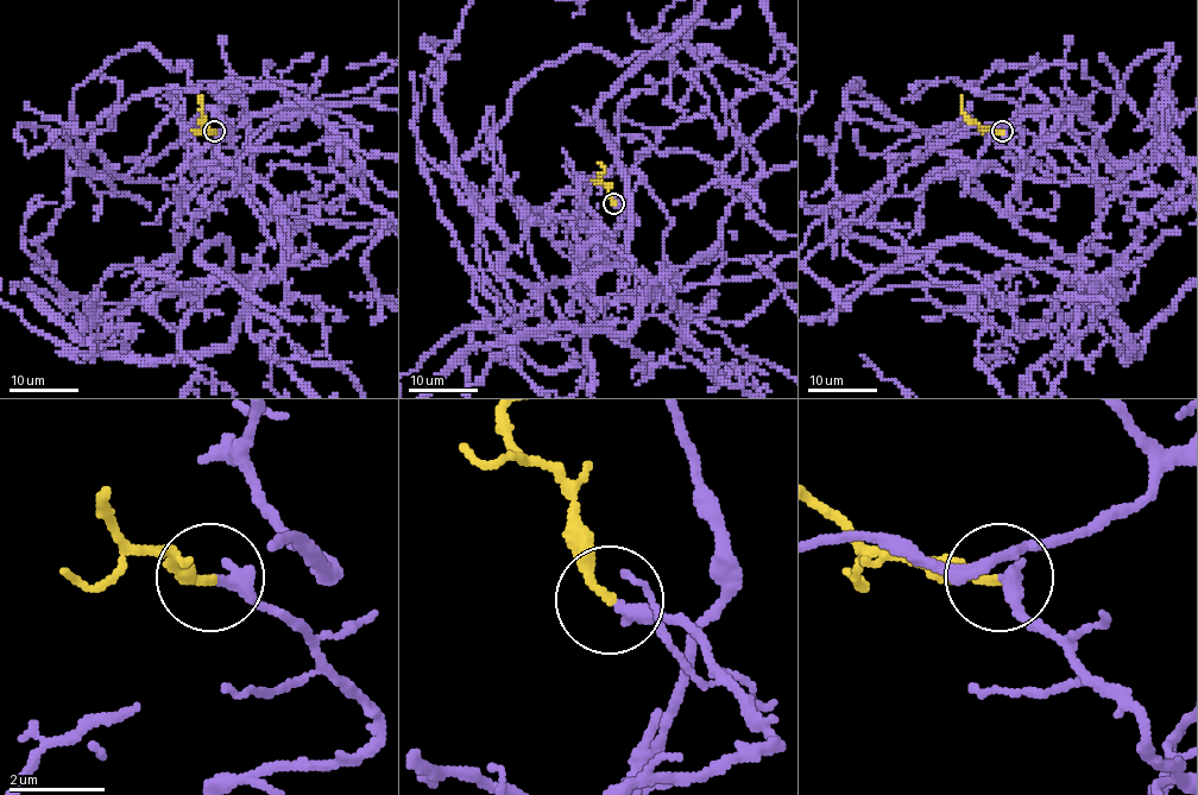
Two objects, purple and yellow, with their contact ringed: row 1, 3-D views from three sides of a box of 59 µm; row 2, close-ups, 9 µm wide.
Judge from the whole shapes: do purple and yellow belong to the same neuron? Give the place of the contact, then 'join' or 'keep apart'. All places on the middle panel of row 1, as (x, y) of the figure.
(613, 203) | join

